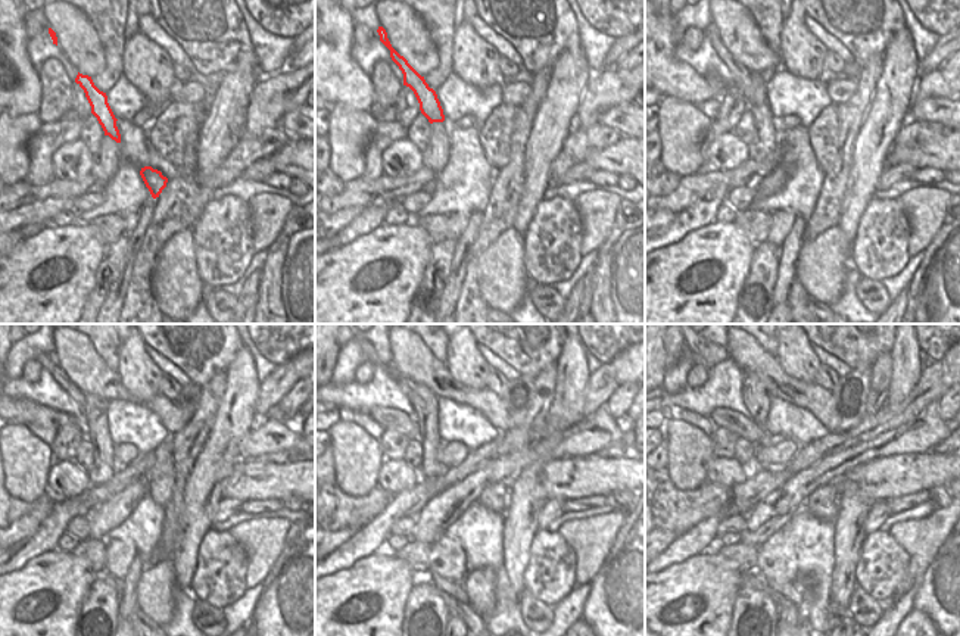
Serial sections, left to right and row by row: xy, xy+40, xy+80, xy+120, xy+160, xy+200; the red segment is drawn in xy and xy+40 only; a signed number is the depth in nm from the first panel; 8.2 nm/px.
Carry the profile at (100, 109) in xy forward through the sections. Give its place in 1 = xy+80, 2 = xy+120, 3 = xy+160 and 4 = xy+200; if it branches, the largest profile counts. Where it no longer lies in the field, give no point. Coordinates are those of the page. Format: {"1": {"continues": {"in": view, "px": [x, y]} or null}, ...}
{"1": {"continues": {"in": "xy+80", "px": [741, 75]}}, "2": {"continues": {"in": "xy+120", "px": [50, 364]}}, "3": {"continues": {"in": "xy+160", "px": [370, 354]}}, "4": {"continues": {"in": "xy+200", "px": [697, 354]}}}

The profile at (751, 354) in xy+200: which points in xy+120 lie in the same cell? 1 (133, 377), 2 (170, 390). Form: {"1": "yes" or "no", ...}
{"1": "no", "2": "no"}

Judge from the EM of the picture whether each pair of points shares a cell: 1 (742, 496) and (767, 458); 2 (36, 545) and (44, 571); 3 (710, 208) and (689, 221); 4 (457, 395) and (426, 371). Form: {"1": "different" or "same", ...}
{"1": "different", "2": "different", "3": "same", "4": "same"}

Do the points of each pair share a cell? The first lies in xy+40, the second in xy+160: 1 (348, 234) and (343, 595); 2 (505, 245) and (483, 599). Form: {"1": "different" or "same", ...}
{"1": "different", "2": "same"}

